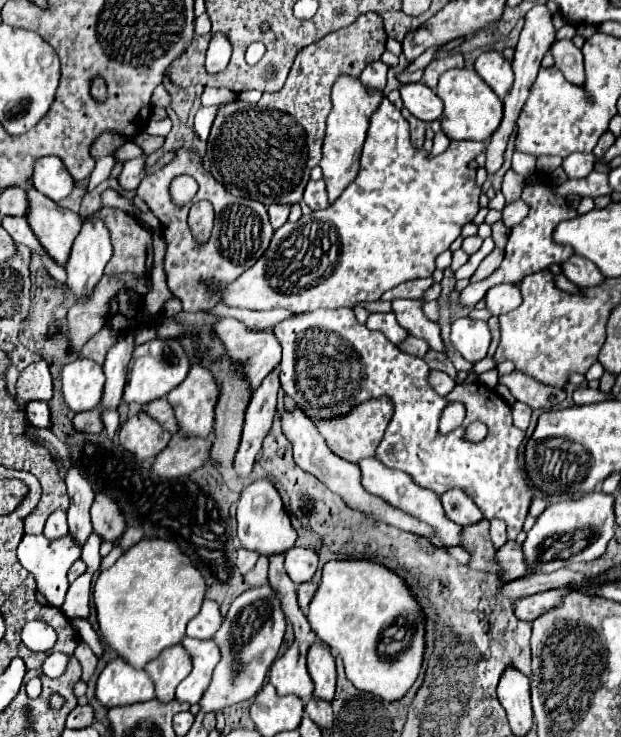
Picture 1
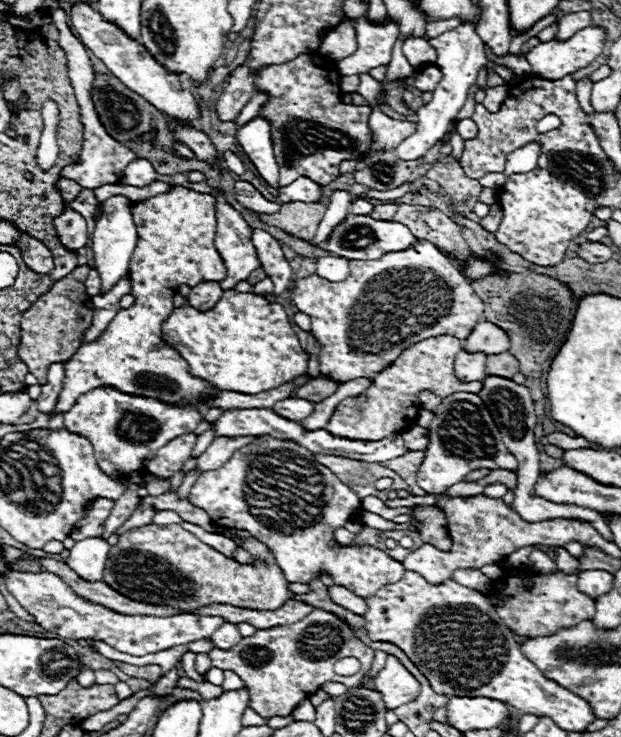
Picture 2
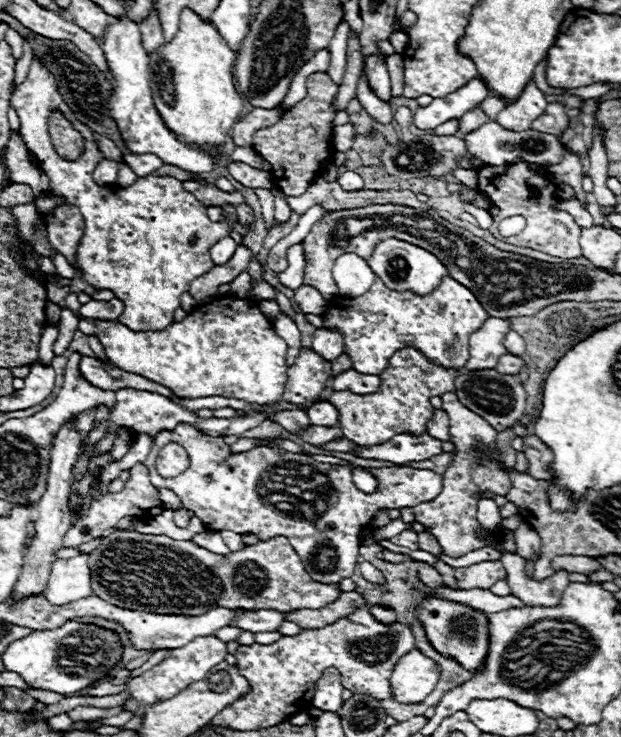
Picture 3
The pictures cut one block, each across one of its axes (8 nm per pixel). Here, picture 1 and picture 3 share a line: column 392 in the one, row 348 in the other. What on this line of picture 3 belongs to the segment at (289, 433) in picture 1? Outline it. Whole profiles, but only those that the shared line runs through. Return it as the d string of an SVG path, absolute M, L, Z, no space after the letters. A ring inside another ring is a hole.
M510 330L508 336L506 336L506 350L514 356L524 356L524 352L526 352L524 338L520 334L516 334L514 330Z

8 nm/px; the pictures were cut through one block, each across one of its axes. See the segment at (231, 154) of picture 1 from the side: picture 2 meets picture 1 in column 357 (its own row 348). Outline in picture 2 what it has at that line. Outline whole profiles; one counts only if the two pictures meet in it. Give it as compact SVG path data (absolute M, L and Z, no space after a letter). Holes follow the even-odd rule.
M78 266L68 276L58 280L46 294L42 294L26 314L22 314L22 342L18 348L20 358L28 364L30 372L44 386L50 364L66 362L82 344L82 332L92 324L92 296L86 292L84 282L90 266Z

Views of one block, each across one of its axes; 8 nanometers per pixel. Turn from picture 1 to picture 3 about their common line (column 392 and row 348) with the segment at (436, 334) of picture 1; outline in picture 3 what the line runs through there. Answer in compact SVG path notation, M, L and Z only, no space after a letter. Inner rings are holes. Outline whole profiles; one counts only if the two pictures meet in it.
M302 348L300 356L296 358L296 364L288 370L282 398L286 402L298 404L300 410L306 410L318 402L330 376L332 364L312 348Z

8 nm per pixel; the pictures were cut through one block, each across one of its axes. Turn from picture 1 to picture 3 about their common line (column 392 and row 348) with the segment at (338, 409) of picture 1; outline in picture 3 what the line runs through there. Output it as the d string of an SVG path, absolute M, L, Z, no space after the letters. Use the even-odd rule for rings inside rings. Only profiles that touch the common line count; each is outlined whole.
M376 278L374 286L360 298L344 298L336 296L334 300L328 300L322 320L324 328L338 328L344 332L344 352L352 358L352 368L362 374L380 374L394 352L402 348L416 348L420 350L430 362L444 366L444 368L456 368L462 370L466 366L468 354L468 338L472 332L476 332L482 322L486 320L486 310L478 302L478 298L462 284L458 284L454 278L442 280L442 284L430 292L428 296L414 296L412 292L394 292L384 286L380 278Z

